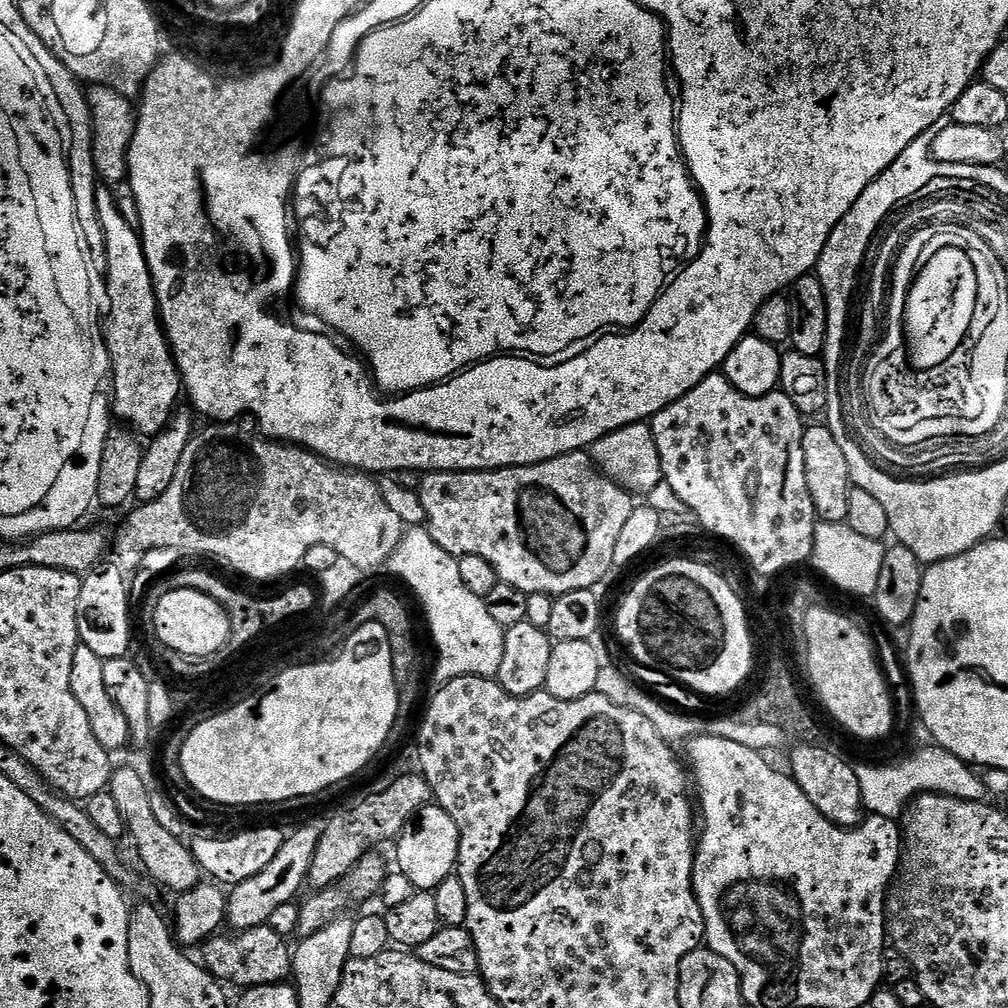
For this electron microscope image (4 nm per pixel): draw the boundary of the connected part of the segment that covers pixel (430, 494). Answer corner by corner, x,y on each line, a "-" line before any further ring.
587,451
562,454
558,458
547,460
541,464
518,466
517,468
495,468
485,472
429,472
421,480
424,481
418,484
418,491
422,498
422,506
426,506
426,527
434,538
434,542
438,542
438,546
442,546
442,550
446,550
457,558
461,556
486,558
486,562
490,562
490,566
494,566
501,584
514,586
525,592
528,597
542,594
555,598
574,590
586,590
601,583
605,579
603,576
608,571
613,571
614,546
618,546
618,537
622,535
622,529
626,527
626,521
629,520
634,507
634,496
604,475
596,467
595,461

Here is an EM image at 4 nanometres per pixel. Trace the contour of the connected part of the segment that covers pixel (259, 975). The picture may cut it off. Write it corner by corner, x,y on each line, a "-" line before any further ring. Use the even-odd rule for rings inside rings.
267,924
257,928
247,928
245,932
236,932
232,937
217,934
211,940
205,940
204,959
202,964
216,978
225,985
237,984
240,990
283,984
292,975
292,953
289,941
270,930

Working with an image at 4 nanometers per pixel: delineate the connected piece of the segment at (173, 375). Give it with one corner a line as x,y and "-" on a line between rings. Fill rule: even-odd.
96,189
97,220
105,236
108,263
106,303
108,321
102,324
102,341
110,365
110,403
117,421
131,426
141,437
156,436
177,411
176,399
182,396
182,377
160,322
154,282
144,253
144,241
135,223
124,217
112,197
113,189

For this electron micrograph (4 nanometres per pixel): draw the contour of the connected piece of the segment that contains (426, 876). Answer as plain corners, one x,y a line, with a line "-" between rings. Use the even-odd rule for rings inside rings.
429,802
406,822
406,826
401,830
398,839
395,841
396,864
395,867
410,882
414,882
417,890
431,890
437,888
448,876
457,871
460,862
460,835
458,826
446,810
442,810
440,805

